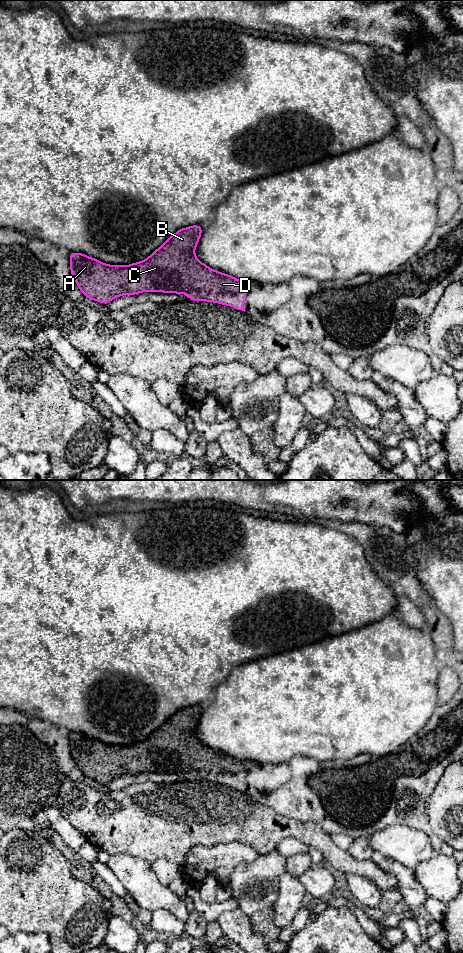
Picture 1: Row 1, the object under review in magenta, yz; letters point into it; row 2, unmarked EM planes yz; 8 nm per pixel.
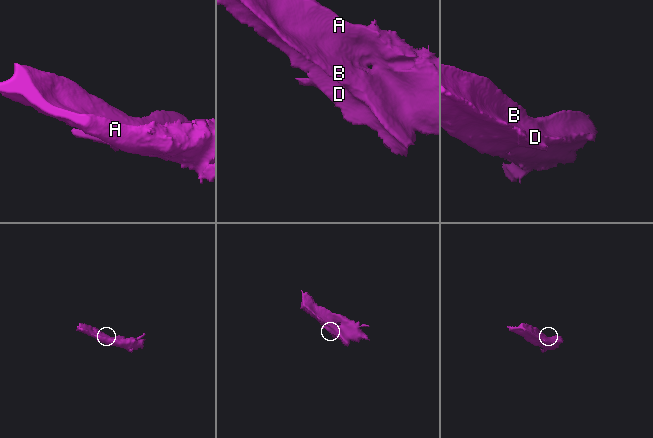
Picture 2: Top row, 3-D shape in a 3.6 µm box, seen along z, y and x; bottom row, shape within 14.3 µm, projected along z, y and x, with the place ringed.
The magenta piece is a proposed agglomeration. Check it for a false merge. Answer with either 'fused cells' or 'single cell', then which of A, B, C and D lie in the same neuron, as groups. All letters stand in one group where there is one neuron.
single cell | A B C D

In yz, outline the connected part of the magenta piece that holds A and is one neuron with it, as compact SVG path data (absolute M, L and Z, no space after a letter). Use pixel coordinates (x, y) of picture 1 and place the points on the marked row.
M201 225L181 228L171 235L144 261L130 265L109 265L83 253L70 252L70 271L79 290L90 300L107 304L122 295L136 295L142 292L163 292L187 294L191 301L206 301L232 306L246 311L242 306L246 292L251 286L247 280L216 271L200 262L195 248L202 234Z

